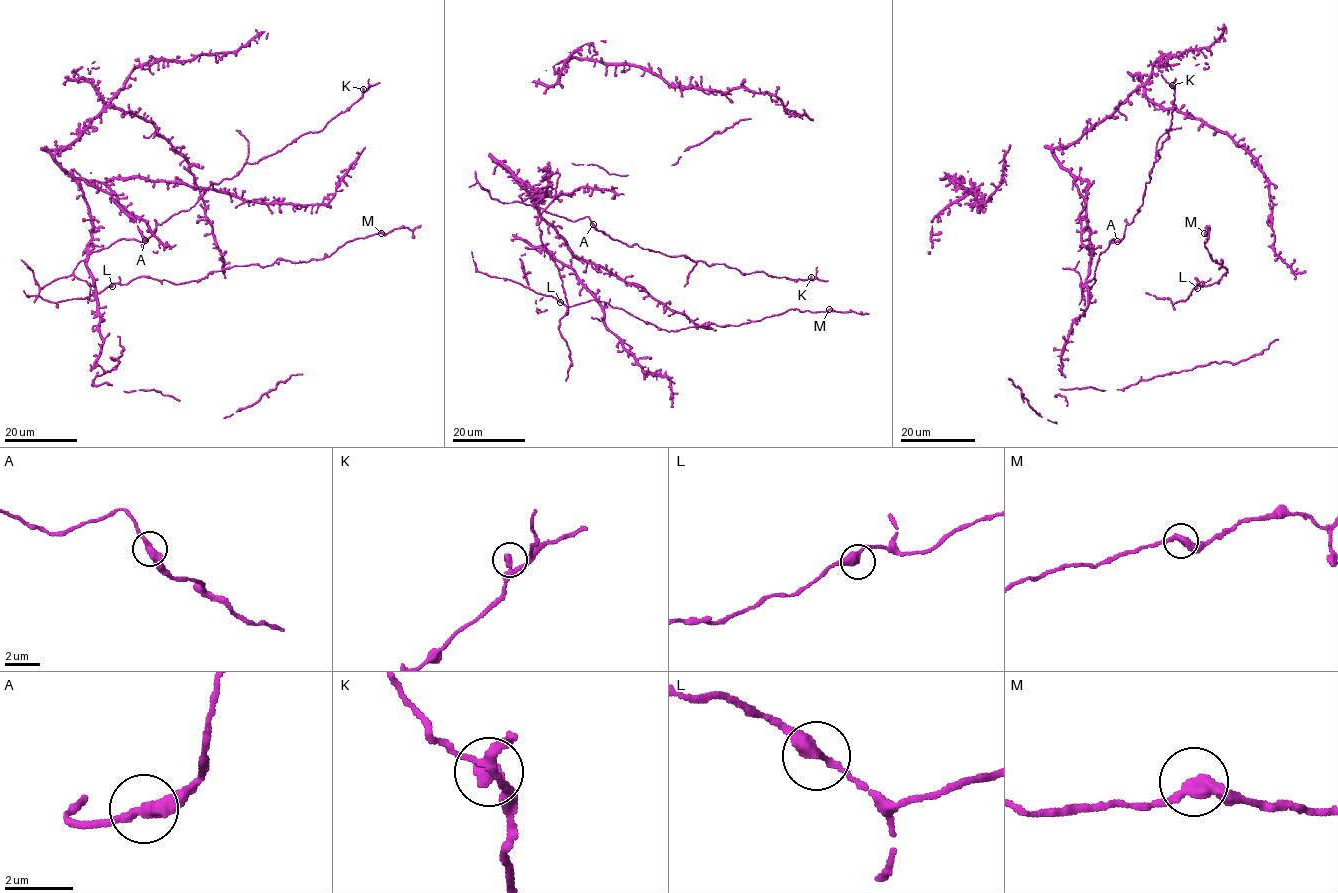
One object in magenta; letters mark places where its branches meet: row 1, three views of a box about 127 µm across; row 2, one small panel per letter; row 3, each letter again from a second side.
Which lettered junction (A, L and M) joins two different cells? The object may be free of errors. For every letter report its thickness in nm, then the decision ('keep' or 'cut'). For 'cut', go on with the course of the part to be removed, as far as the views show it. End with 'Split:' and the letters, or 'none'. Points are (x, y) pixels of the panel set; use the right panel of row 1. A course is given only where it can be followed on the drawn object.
A: calibre 360 nm; keep
L: calibre 380 nm; keep
M: calibre 360 nm; keep
Split: none

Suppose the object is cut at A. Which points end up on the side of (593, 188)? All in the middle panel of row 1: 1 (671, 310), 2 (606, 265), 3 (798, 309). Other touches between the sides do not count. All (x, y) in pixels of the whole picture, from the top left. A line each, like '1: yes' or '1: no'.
1: yes
2: yes
3: yes

